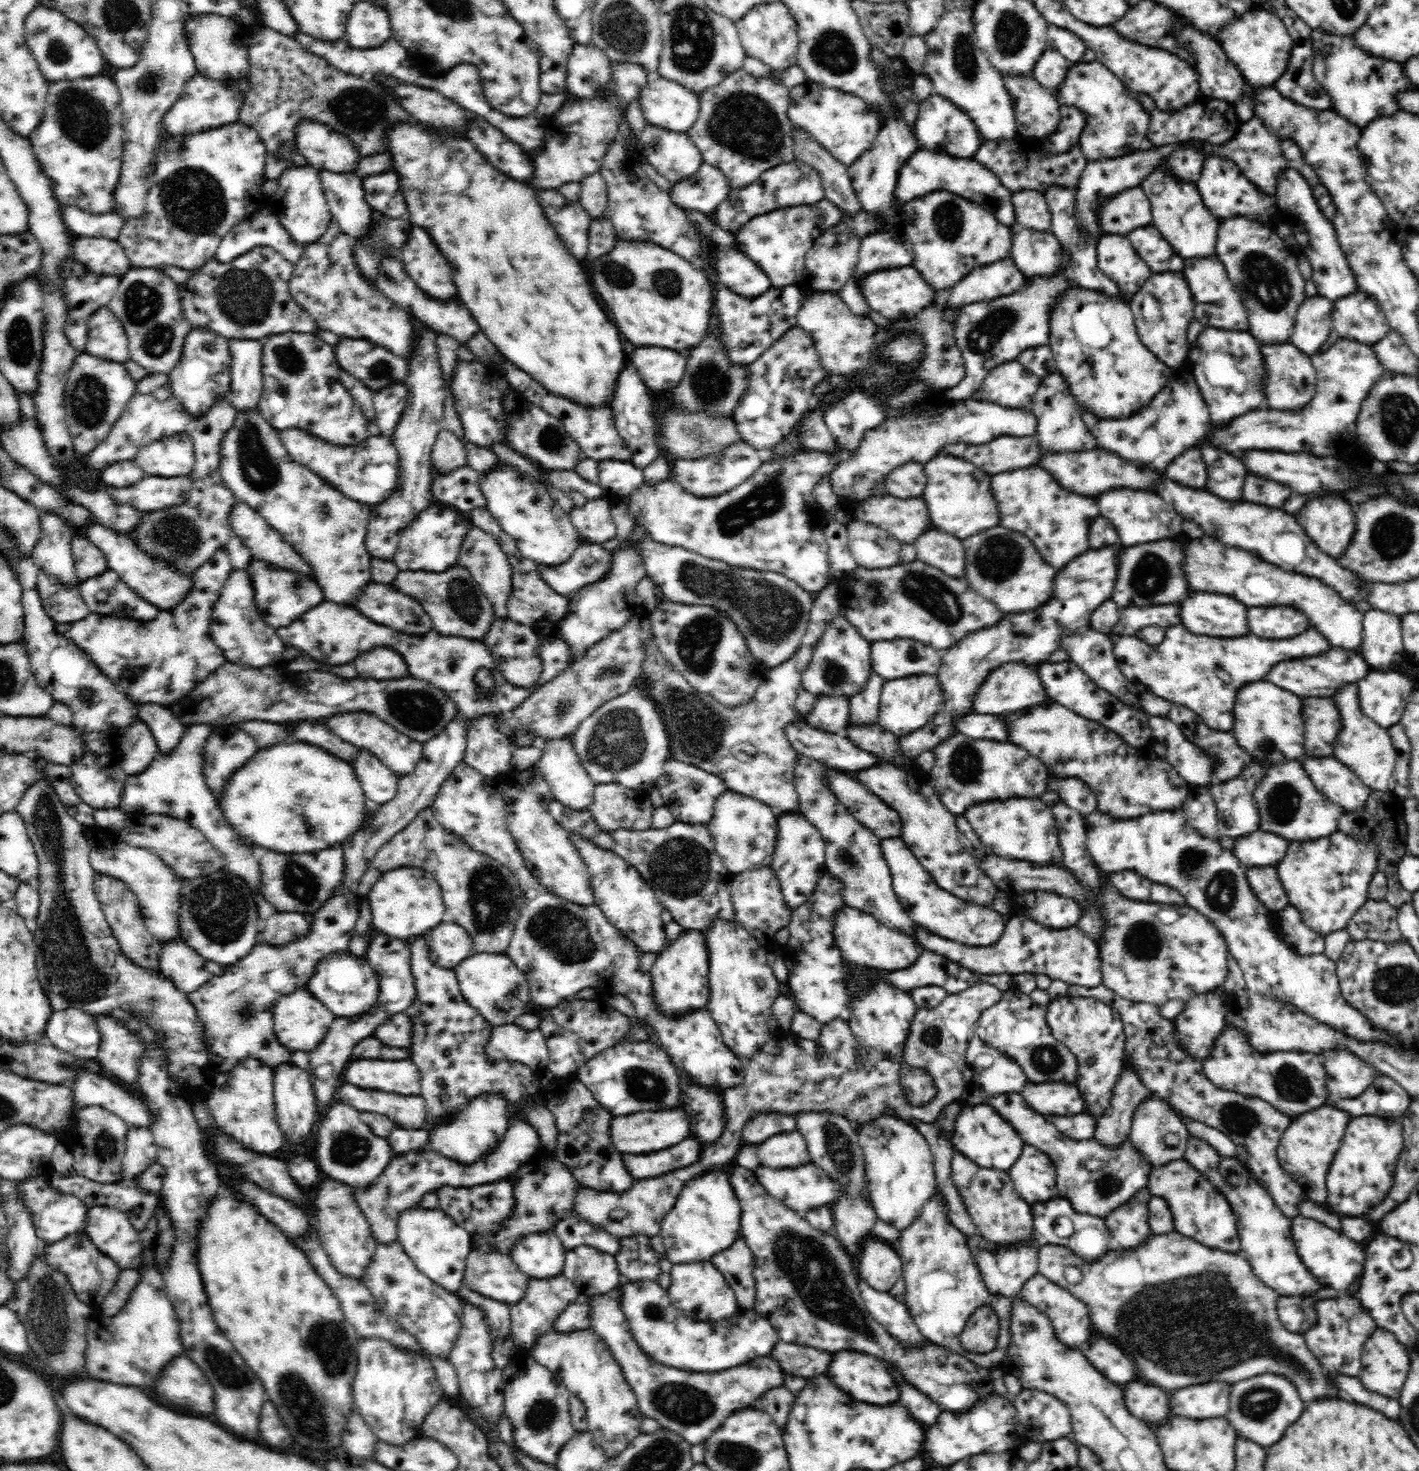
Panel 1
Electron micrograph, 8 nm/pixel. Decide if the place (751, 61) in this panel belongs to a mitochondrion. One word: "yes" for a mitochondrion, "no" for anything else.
no

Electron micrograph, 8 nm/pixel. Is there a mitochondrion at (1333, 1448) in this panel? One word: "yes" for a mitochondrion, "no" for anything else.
no

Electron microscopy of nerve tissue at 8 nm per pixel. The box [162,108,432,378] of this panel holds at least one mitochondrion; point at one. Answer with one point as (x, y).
(242, 293)

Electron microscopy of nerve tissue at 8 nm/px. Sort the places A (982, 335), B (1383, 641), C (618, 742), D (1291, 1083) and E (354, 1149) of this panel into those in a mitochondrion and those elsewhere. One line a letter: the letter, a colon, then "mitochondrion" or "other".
A: mitochondrion
B: other
C: mitochondrion
D: mitochondrion
E: mitochondrion

